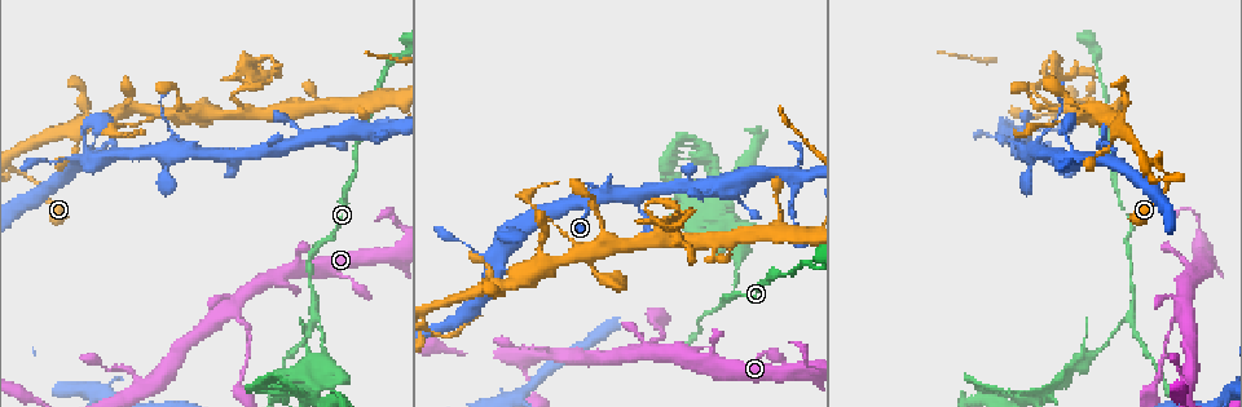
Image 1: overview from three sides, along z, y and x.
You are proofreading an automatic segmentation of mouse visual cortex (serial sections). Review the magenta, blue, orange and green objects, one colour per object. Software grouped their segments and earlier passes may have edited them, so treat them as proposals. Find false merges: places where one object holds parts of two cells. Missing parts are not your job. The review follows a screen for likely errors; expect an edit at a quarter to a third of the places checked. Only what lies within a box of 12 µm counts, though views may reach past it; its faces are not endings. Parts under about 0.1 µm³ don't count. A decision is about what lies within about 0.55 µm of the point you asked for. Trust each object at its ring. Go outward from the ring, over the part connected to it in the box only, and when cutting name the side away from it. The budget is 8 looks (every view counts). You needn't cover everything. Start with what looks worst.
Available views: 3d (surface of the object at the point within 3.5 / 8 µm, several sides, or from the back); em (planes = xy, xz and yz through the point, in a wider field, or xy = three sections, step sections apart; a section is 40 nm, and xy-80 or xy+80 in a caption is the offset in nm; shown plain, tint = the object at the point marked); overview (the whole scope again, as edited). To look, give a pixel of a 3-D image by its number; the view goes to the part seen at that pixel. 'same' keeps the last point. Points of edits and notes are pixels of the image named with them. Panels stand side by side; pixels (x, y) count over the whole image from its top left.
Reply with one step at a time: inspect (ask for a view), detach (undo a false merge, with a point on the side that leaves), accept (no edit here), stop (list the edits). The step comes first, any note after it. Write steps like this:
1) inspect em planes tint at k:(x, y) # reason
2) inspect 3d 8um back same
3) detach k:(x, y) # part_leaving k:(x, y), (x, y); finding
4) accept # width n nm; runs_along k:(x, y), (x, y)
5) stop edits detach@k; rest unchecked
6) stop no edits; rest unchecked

inspect 3d 8um back at 1:(677, 209) # abrupt turn

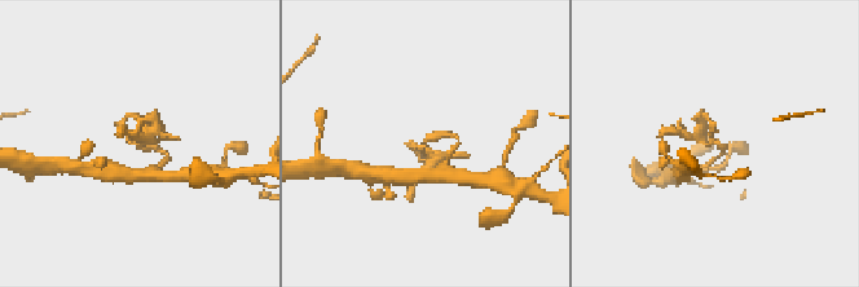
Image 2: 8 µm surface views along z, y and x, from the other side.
inspect 3d 3.5um at 2:(719, 143)

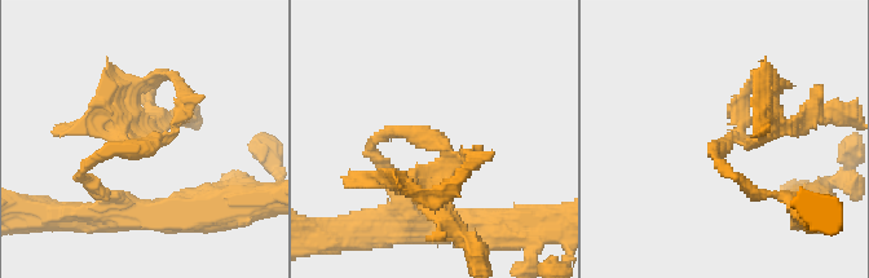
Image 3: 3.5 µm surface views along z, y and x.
inspect em xy step 3 tint at 3:(728, 142)

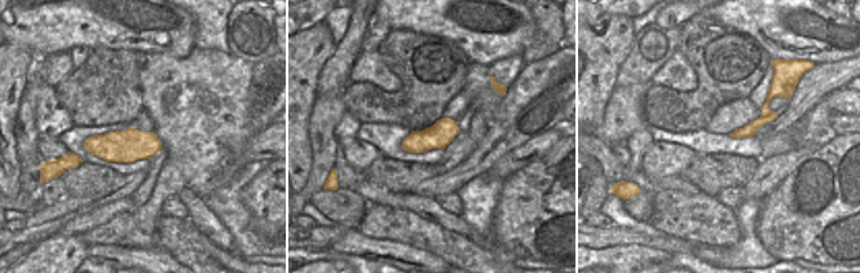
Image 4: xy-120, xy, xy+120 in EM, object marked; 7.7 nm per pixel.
accept # runs_along 3:(371, 144), (422, 199); one cell here

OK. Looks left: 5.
inspect 3d 3.5um at 1:(1127, 315)

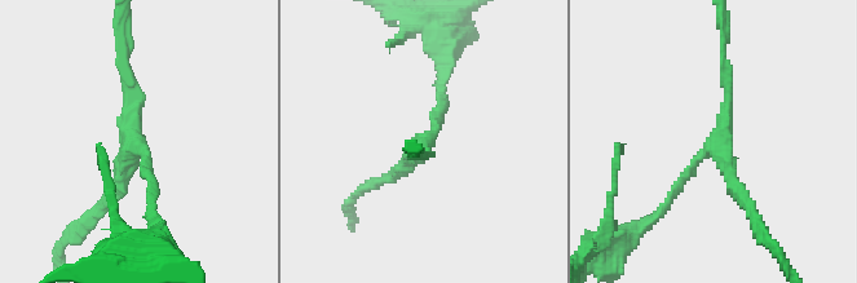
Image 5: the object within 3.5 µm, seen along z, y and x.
inspect em xy step 3 plain at 5:(425, 144) # arms 3; arm_widths 150, 150, 200 nm; now the EM

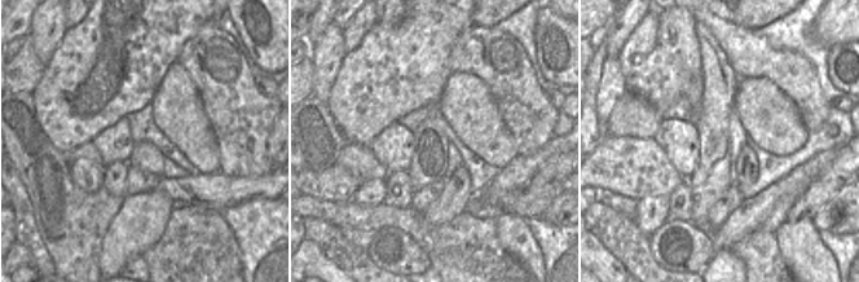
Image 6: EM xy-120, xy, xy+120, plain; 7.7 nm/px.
inspect em xy step 3 tint same

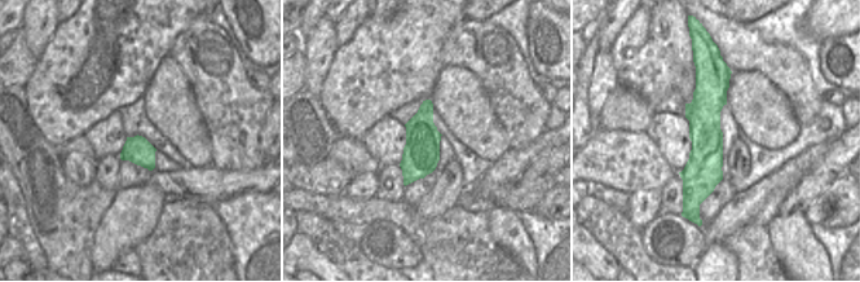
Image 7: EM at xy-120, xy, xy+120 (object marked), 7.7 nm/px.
accept # all the same cell

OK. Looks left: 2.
stop no edits; rest unchecked

